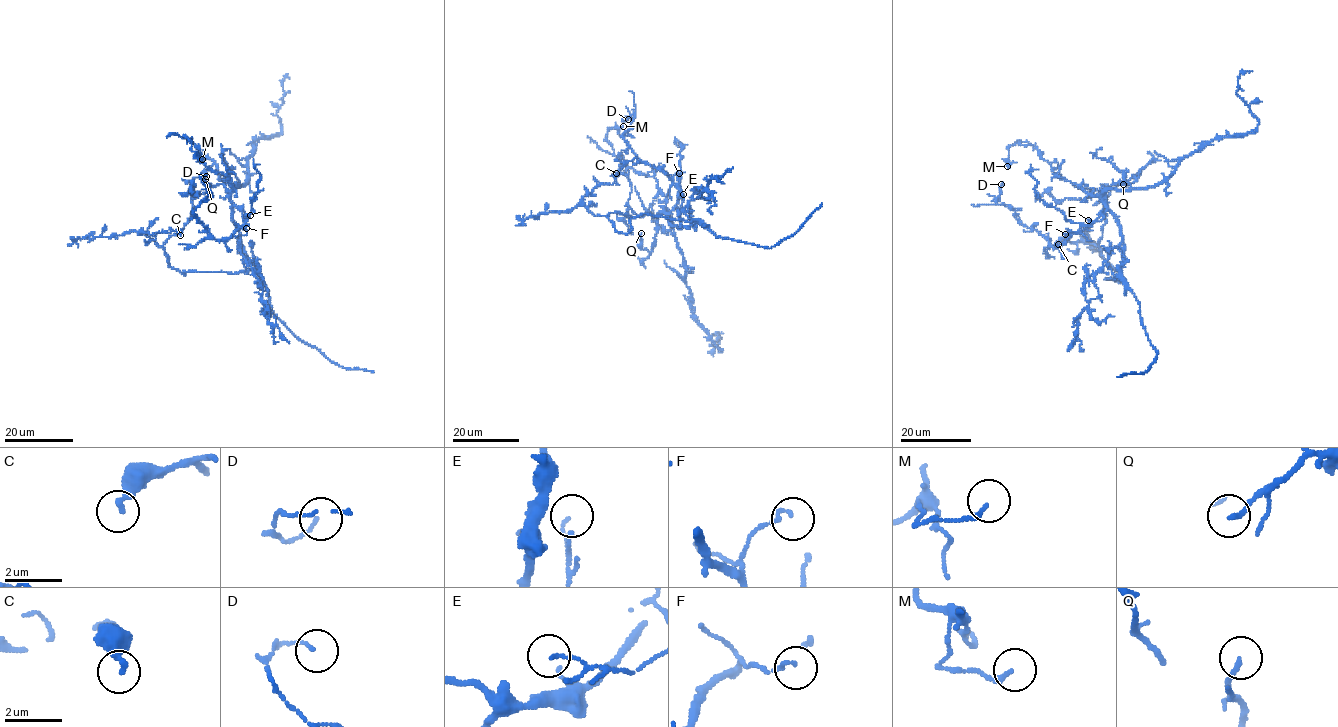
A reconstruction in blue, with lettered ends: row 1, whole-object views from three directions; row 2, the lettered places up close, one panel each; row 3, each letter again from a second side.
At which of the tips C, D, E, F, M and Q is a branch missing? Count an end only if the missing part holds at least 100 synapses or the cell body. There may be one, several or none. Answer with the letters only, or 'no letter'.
no letter

